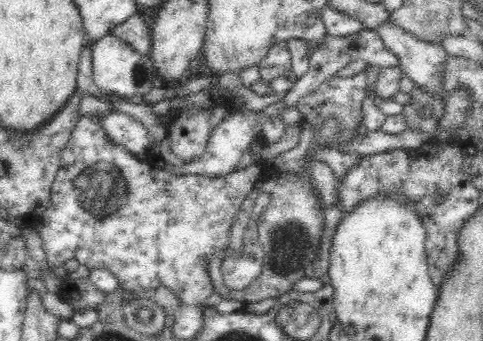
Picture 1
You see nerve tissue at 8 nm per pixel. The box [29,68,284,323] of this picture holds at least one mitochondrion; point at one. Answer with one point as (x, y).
(102, 189)

